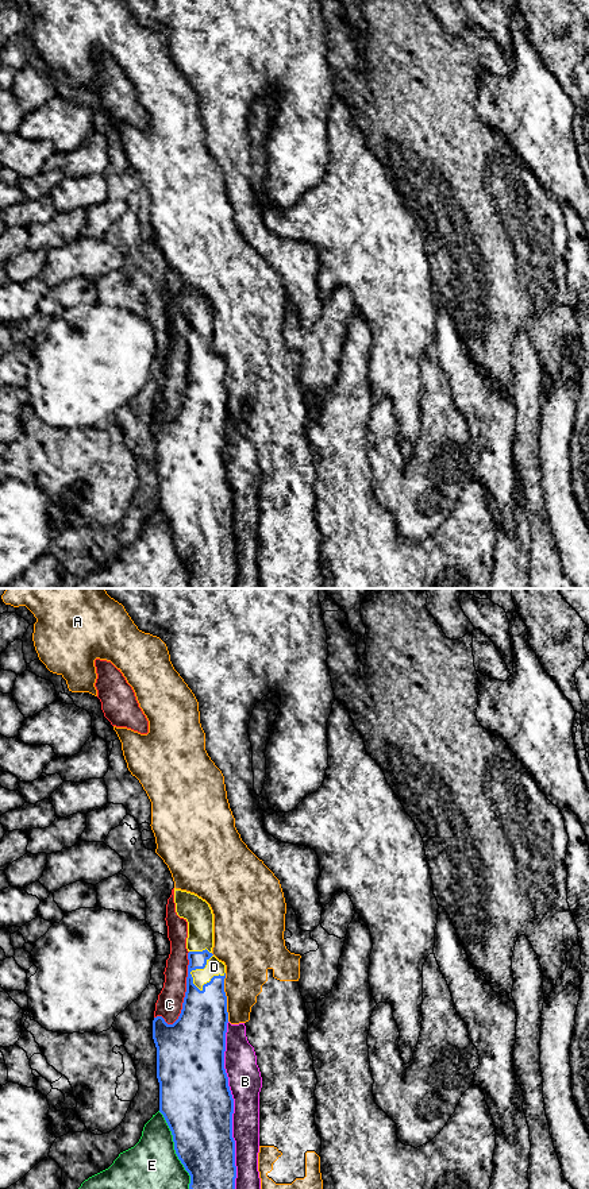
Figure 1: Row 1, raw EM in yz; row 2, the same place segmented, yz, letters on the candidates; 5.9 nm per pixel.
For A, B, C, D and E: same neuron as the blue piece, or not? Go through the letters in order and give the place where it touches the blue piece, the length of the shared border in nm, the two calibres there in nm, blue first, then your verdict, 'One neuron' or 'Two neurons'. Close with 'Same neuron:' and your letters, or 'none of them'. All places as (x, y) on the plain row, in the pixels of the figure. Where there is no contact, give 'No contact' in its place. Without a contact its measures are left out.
A: Touches blue at yz (226, 393). Shared border 280 nm. Thickness 300 nm (blue) against 260 nm. Two neurons
B: Touches blue at yz (233, 502). Shared border 1000 nm. Thickness 420 nm (blue) against 200 nm. Two neurons
C: Touches blue at yz (187, 385). Shared border 460 nm. Thickness 300 nm (blue) against 160 nm. Two neurons
D: Touches blue at yz (193, 365). Shared border 260 nm. Thickness 240 nm (blue) against 100 nm. One neuron
E: Touches blue at yz (176, 547). Shared border 500 nm. Thickness 380 nm (blue) against 460 nm. Two neurons
Same neuron: D

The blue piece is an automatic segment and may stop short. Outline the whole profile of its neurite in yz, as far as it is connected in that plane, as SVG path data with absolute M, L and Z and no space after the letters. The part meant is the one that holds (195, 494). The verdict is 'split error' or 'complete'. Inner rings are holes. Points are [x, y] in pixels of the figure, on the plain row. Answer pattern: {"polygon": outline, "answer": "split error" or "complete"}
{"polygon": "M174 283L174 298L176 298L177 310L188 317L186 344L189 347L188 348L189 360L188 360L188 372L186 372L186 387L178 414L173 420L168 420L162 412L157 412L153 416L153 435L157 443L157 474L159 478L159 507L163 510L172 526L176 549L181 556L181 559L184 560L185 565L190 571L190 579L189 579L190 588L235 588L236 561L235 561L235 536L232 533L234 494L228 482L228 472L224 464L226 428L228 418L227 391L224 387L226 360L212 350L213 309L209 300L195 289L176 283Z", "answer": "split error"}

